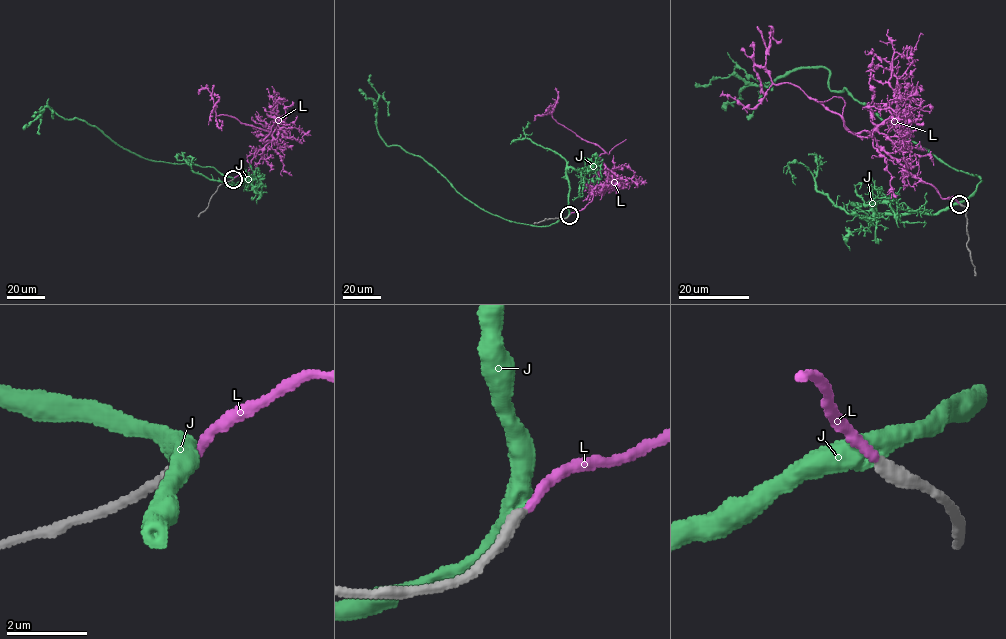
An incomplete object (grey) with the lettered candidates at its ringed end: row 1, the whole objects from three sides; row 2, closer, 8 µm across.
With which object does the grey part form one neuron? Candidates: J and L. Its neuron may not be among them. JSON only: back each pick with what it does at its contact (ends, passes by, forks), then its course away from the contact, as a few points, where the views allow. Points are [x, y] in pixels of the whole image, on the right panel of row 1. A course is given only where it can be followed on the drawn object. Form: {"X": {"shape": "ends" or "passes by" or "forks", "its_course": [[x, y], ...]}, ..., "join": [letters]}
{"L": {"shape": "ends", "its_course": [[959, 203], [912, 176], [870, 134], [848, 130], [799, 87], [772, 81], [765, 67], [770, 32], [781, 39]]}, "join": ["L"]}

